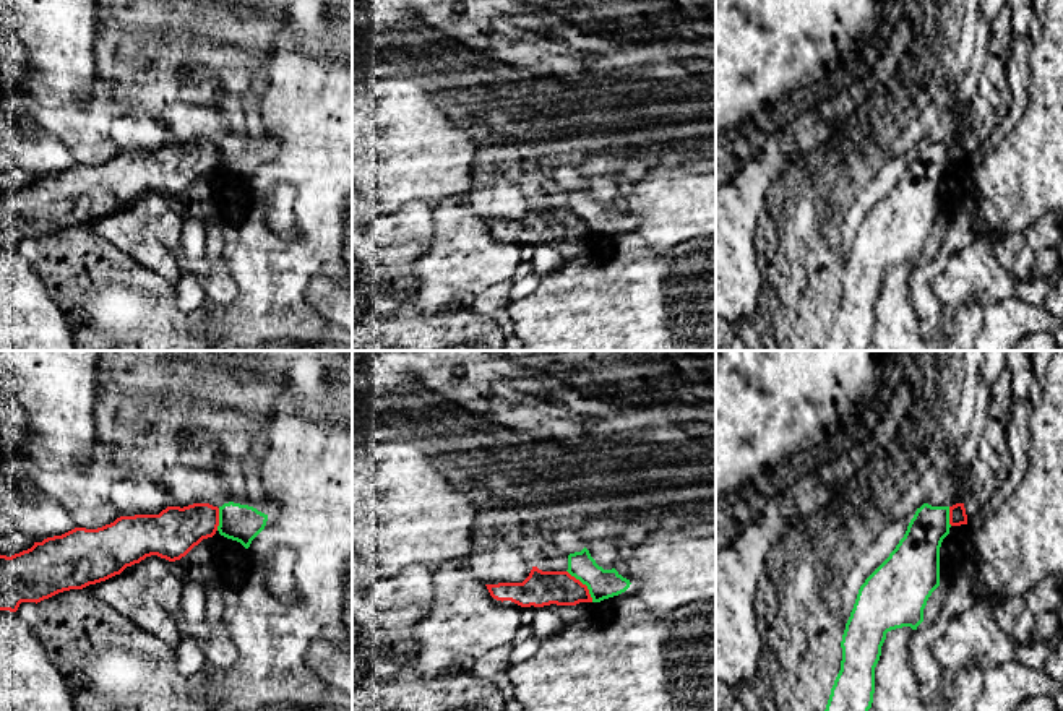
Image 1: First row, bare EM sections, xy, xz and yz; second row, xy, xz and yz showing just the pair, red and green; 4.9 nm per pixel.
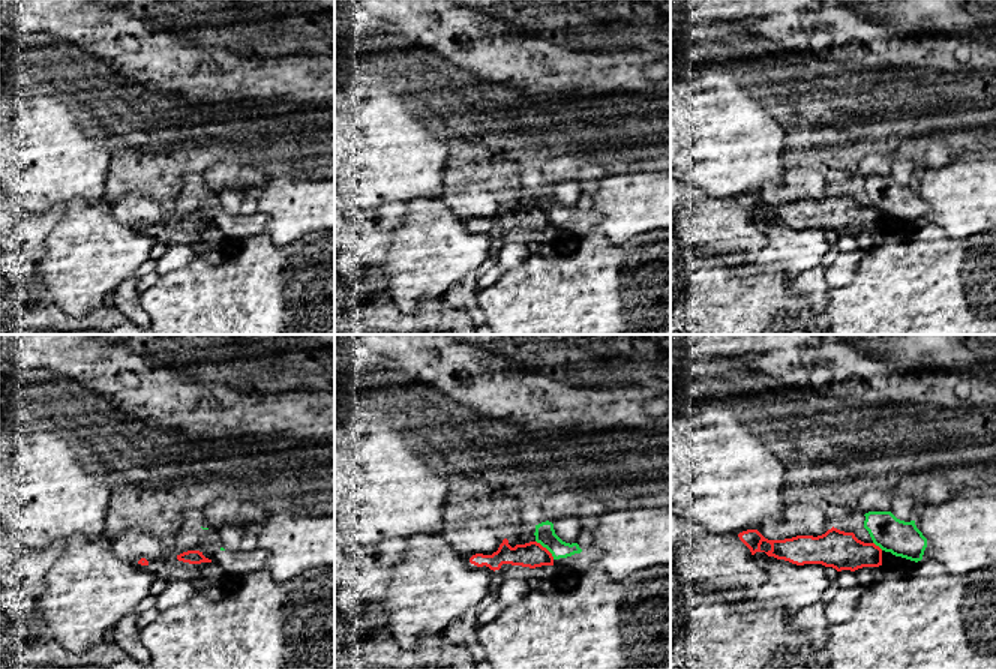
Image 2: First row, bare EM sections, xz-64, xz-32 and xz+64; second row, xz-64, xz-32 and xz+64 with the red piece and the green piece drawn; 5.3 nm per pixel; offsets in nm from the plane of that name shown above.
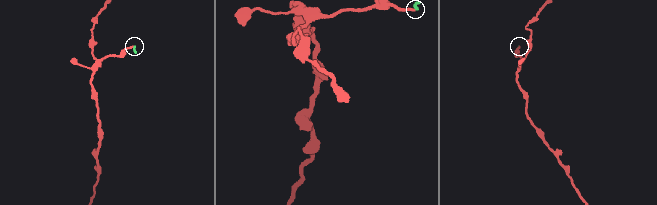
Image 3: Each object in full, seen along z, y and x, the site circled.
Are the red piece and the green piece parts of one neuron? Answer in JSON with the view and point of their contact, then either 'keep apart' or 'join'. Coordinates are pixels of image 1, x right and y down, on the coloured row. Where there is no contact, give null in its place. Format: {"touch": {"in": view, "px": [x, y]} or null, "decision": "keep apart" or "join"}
{"touch": {"in": "xz", "px": [585, 585]}, "decision": "keep apart"}

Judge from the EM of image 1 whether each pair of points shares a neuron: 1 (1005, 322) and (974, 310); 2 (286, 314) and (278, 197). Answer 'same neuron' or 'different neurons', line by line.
1: different neurons
2: different neurons

